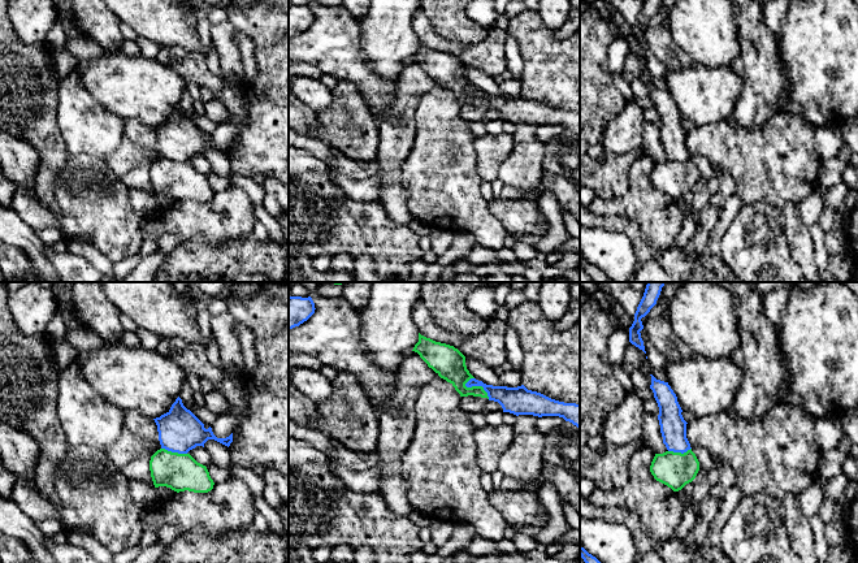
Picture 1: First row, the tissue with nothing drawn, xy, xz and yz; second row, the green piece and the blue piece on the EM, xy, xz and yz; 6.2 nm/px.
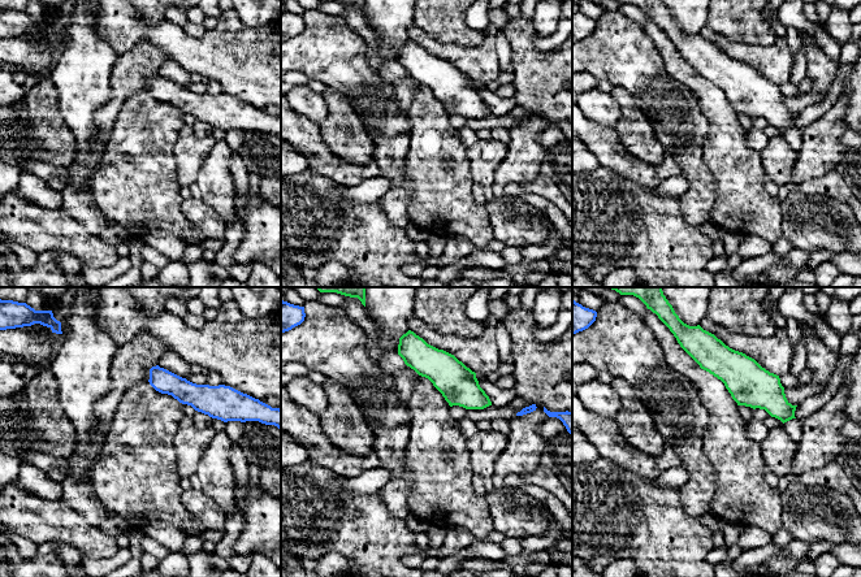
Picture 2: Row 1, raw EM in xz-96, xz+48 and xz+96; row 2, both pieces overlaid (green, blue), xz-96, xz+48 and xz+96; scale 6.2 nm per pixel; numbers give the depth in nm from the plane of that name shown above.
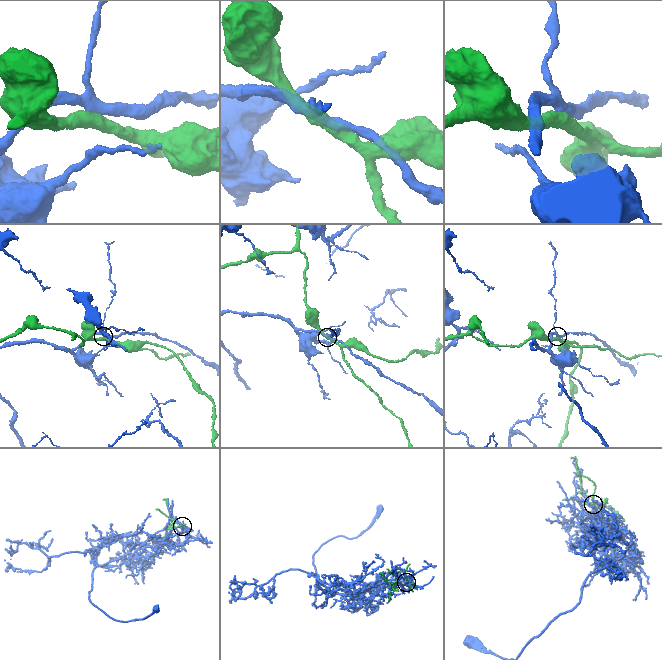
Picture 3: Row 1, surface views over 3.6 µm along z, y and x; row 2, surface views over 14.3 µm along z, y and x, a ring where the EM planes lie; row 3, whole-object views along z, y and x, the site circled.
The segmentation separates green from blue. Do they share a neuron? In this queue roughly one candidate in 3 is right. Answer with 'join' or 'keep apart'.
keep apart

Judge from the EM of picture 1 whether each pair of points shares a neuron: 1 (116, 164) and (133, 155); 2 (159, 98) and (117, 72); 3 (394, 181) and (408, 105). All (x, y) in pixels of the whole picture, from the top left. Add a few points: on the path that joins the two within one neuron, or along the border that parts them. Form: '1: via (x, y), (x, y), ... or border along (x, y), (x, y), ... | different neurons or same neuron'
1: via (120, 163), (129, 155) | same neuron
2: via (148, 91), (133, 87), (128, 82) | same neuron
3: via (394, 163), (394, 144), (401, 124) | same neuron

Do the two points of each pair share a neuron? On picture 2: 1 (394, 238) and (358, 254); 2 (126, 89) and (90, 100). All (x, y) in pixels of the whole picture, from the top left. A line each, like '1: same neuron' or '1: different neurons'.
1: same neuron
2: different neurons

